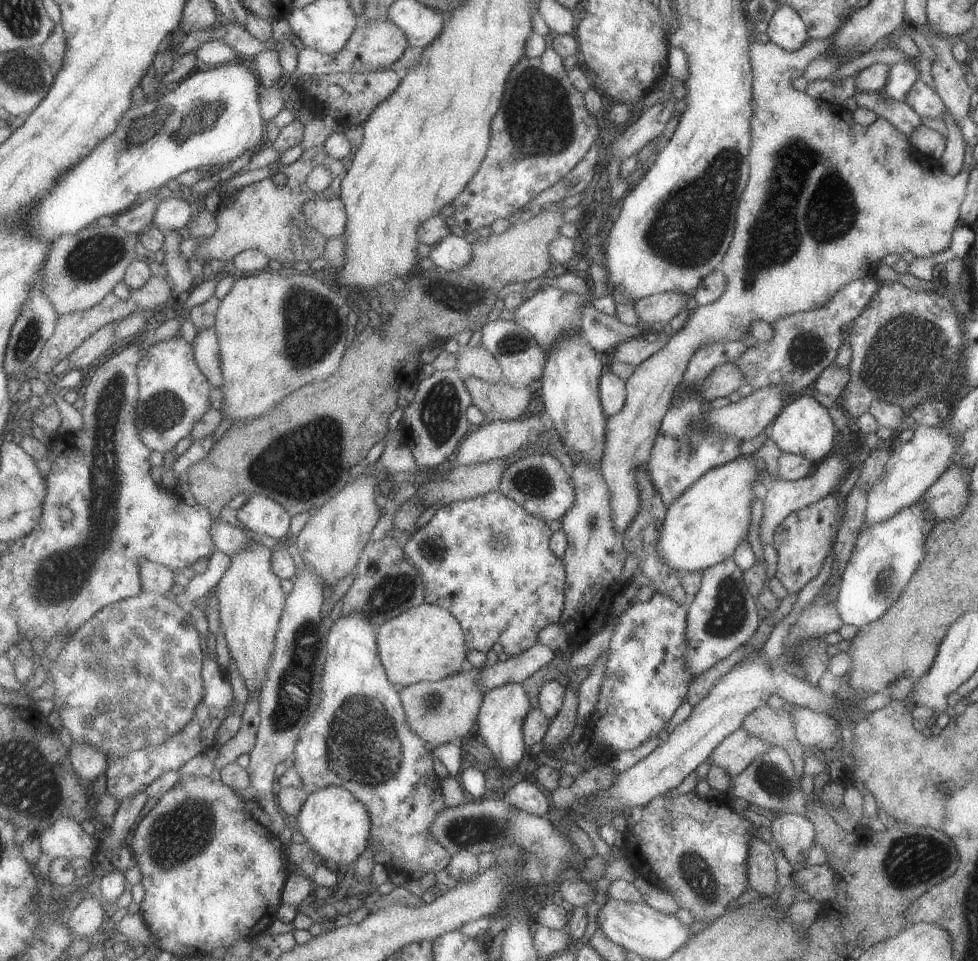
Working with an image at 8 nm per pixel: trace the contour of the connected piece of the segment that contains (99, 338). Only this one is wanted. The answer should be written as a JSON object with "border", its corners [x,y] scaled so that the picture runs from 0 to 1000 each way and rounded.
{"border":[[[119,336],[110,337],[98,345],[97,350],[90,352],[84,361],[80,362],[73,370],[70,370],[73,380],[71,385],[82,385],[87,381],[92,381],[94,377],[105,371],[118,357]]]}

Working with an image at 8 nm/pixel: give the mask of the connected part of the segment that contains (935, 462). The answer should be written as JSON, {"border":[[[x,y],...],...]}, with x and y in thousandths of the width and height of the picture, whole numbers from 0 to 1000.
{"border":[[[939,442],[935,448],[934,457],[927,461],[912,460],[910,462],[912,472],[904,491],[887,512],[888,524],[883,535],[883,544],[877,552],[877,558],[883,549],[904,543],[912,539],[918,531],[937,524],[973,483],[975,472],[978,472],[978,458],[971,445],[965,445],[965,442],[959,444]]]}

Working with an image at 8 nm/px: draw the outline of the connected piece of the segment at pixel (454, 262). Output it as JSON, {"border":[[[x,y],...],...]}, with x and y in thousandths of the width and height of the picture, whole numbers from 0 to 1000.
{"border":[[[460,243],[450,254],[440,255],[440,268],[447,278],[460,282],[472,281],[476,275],[485,271],[485,256],[476,248]]]}

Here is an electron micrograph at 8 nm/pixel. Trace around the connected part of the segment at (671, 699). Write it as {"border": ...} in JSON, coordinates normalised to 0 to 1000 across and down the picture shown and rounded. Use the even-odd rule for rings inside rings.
{"border":[[[671,617],[663,626],[651,626],[638,635],[630,644],[632,651],[628,655],[622,675],[622,687],[615,710],[612,727],[607,734],[604,748],[595,761],[604,760],[604,769],[609,774],[611,786],[616,783],[645,783],[653,778],[665,768],[673,766],[677,758],[685,751],[691,739],[702,730],[701,722],[708,701],[701,697],[701,643],[702,630],[693,629],[685,620]]]}

